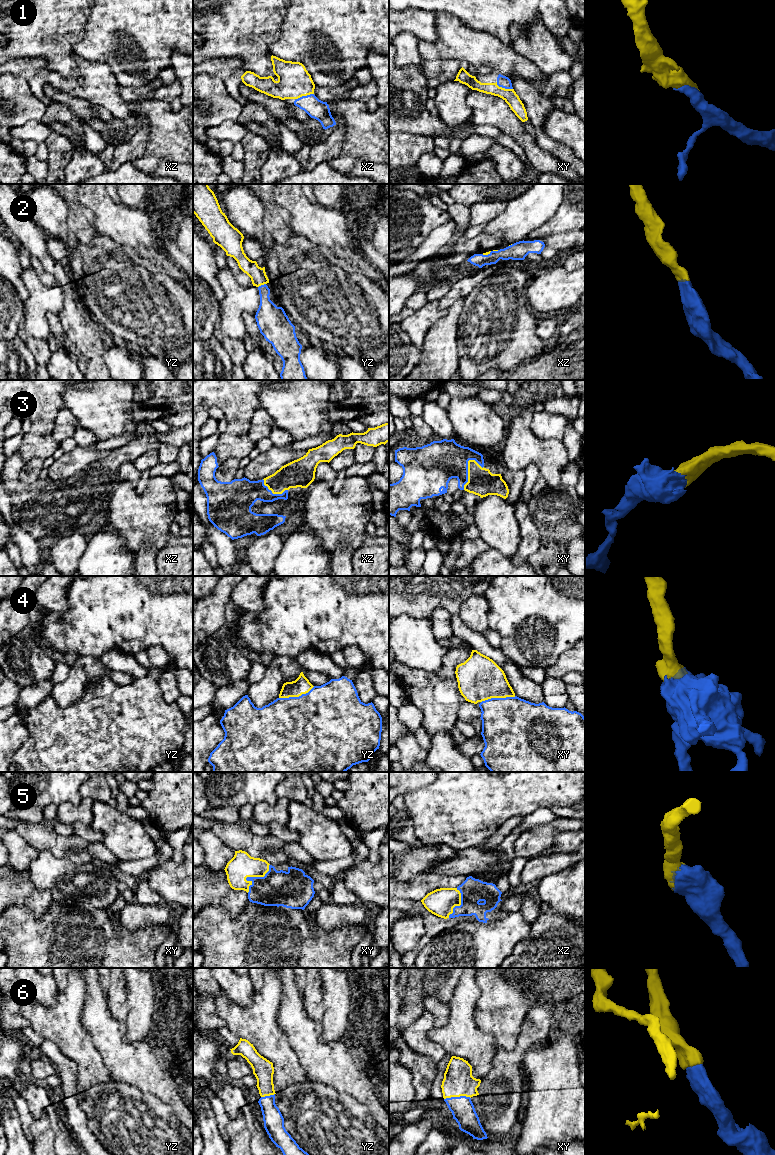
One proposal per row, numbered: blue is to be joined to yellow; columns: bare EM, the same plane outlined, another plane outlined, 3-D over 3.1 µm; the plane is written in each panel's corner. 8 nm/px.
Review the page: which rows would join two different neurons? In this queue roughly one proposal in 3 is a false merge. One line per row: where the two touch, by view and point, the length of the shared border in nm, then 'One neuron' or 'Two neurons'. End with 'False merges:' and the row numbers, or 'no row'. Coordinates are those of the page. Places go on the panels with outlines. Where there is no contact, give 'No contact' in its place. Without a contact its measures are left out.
1: Touches yellow at xy (504, 88). Shared border 150 nm. One neuron
2: Touches yellow at yz (261, 284). Shared border 70 nm. One neuron
3: Touches yellow at xy (468, 472). Shared border 260 nm. One neuron
4: Touches yellow at yz (296, 696). Shared border 300 nm. One neuron
5: Touches yellow at xy (252, 876). Shared border 300 nm. One neuron
6: Touches yellow at xy (457, 1096). Shared border 220 nm. One neuron
False merges: no row

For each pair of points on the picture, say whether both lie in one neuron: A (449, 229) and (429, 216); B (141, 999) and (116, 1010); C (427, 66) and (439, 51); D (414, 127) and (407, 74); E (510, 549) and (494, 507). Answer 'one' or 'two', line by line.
A: two
B: two
C: two
D: one
E: one

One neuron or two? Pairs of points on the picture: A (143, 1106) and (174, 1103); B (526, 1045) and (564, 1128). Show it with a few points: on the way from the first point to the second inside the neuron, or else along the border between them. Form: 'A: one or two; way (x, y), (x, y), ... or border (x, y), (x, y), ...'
A: two; border (146, 1093), (153, 1094), (163, 1101), (181, 1123)
B: two; border (549, 1038), (530, 1048), (525, 1053), (523, 1073)

